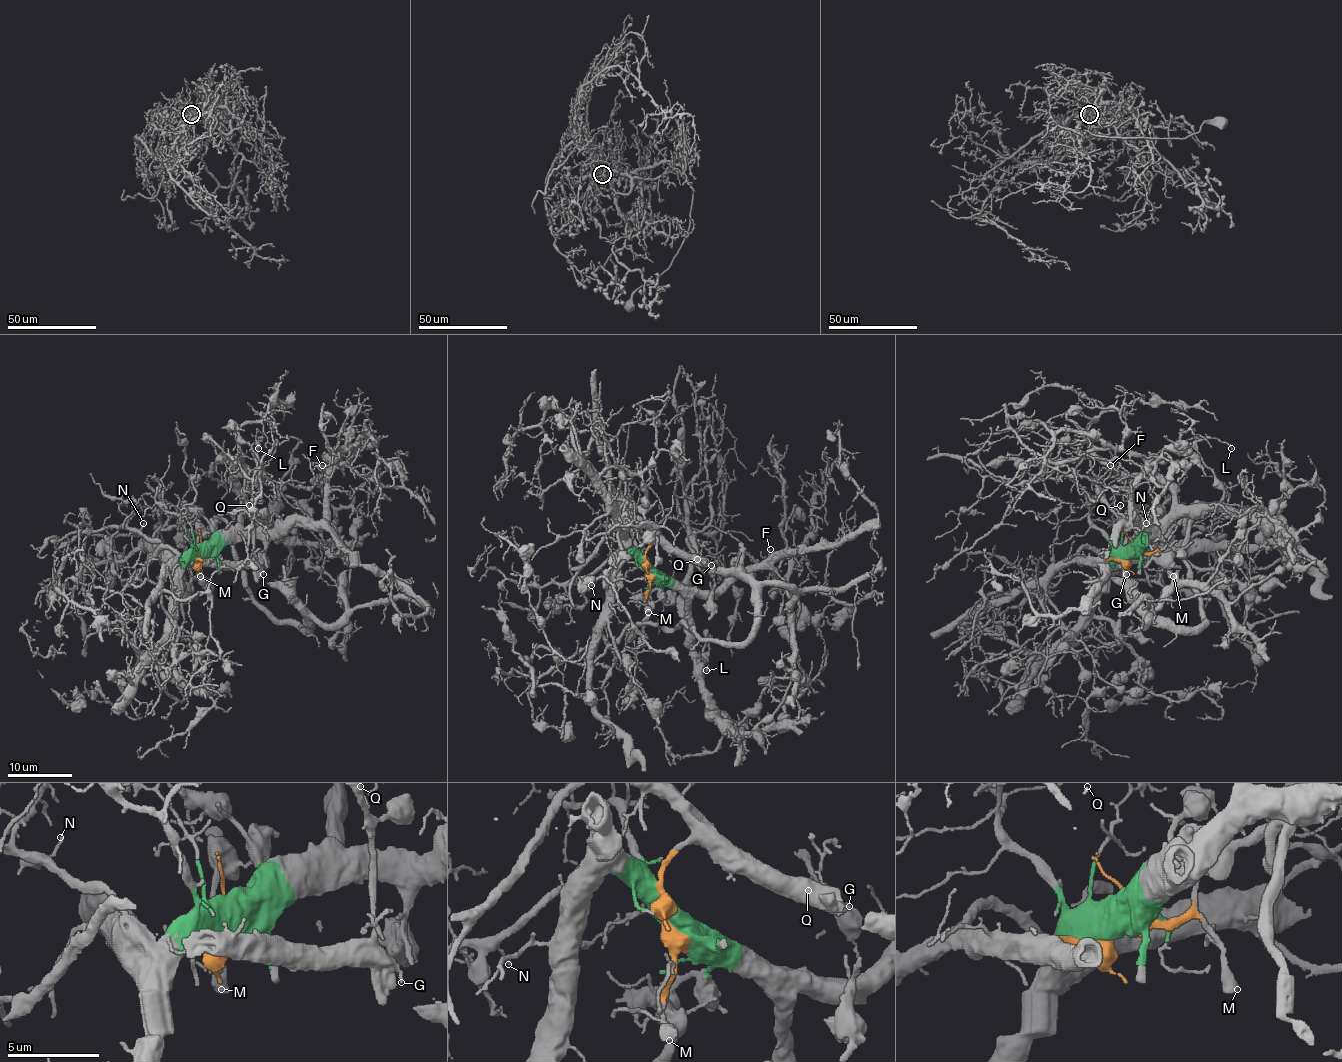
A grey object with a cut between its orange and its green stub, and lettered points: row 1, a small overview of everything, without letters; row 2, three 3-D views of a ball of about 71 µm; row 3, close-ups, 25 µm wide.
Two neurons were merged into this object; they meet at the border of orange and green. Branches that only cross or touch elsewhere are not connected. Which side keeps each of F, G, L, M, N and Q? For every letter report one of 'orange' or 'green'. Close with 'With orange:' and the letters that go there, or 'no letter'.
F: green
G: orange
L: green
M: orange
N: green
Q: orange
With orange: G, M, Q

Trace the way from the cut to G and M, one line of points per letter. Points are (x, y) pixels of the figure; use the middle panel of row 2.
G: (648, 570), (645, 552), (655, 543), (668, 543), (702, 557), (712, 565)
M: (648, 570), (645, 604), (648, 612)

